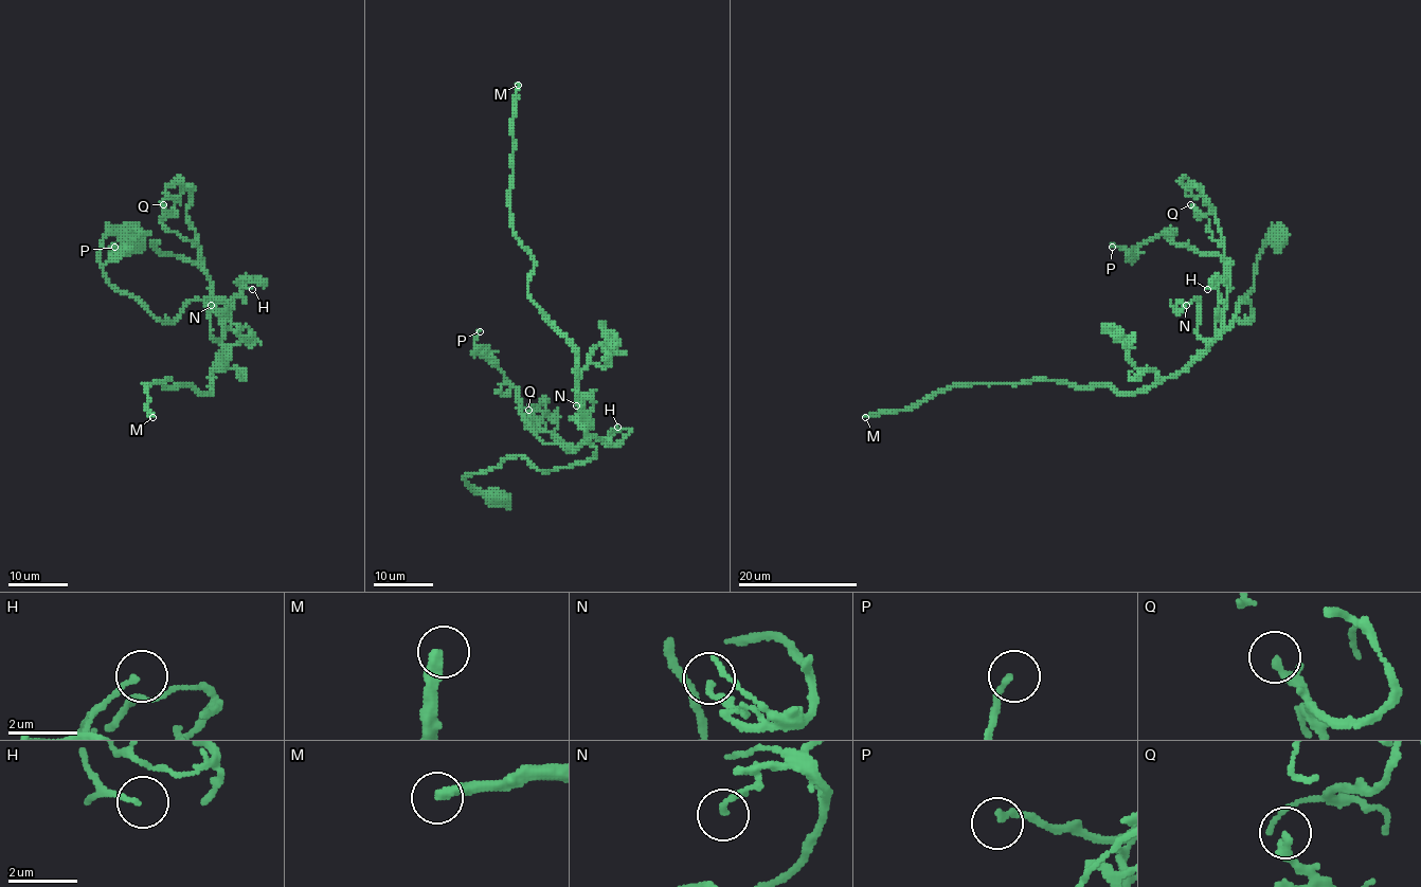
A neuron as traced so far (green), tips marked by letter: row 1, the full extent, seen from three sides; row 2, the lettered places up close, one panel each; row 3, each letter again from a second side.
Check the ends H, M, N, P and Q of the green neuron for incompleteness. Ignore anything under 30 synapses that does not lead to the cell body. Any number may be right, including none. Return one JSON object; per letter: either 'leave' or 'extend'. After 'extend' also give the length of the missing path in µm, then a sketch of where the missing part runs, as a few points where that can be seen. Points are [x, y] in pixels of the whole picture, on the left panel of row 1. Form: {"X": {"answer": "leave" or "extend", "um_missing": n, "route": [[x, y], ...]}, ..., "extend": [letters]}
{"H": {"answer": "leave"}, "M": {"answer": "extend", "um_missing": 300, "route": [[153, 417], [174, 490], [221, 466], [252, 293], [312, 255]]}, "N": {"answer": "leave"}, "P": {"answer": "leave"}, "Q": {"answer": "leave"}, "extend": ["M"]}

